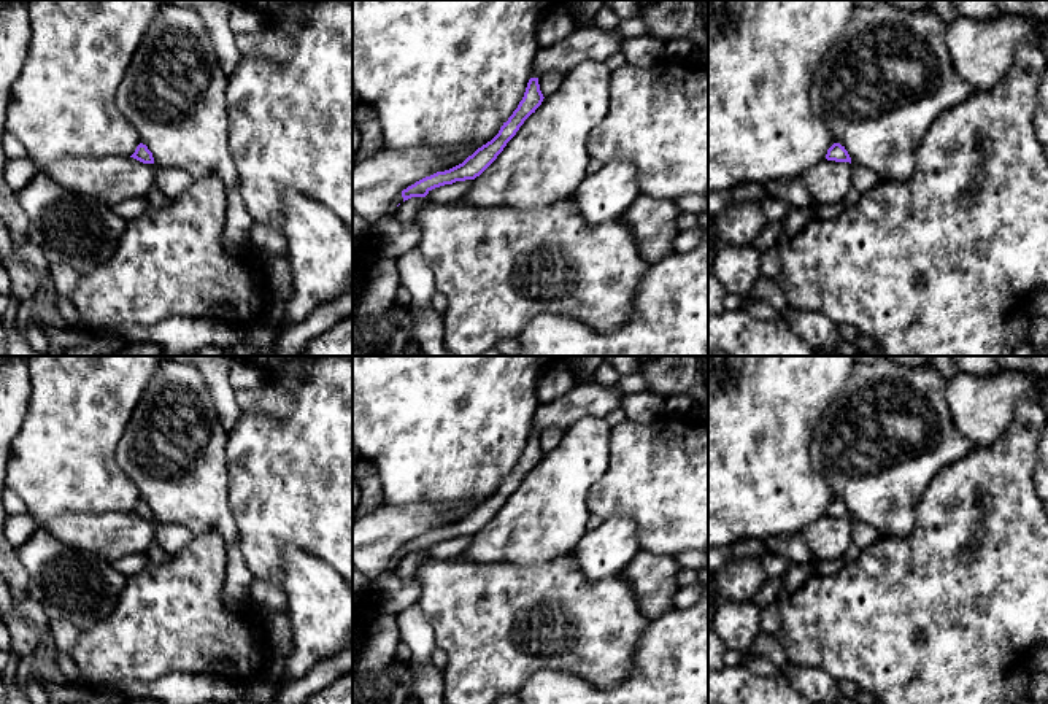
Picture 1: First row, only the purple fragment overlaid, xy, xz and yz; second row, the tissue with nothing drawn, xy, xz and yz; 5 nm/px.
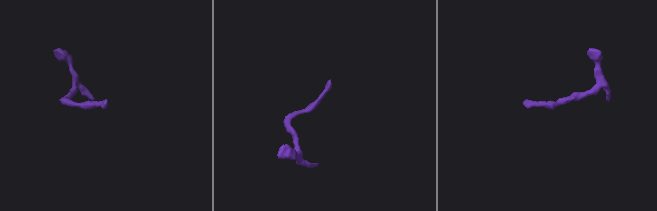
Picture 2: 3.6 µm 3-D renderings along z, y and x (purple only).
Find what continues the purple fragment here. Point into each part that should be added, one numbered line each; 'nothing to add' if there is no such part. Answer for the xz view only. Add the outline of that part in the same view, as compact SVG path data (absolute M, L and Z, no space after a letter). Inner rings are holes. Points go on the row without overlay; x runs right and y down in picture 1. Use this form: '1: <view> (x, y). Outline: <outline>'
1: xz (545, 517). Outline: M589 416L568 426L561 443L543 455L457 558L481 564L537 566L572 553L586 532L589 491L608 469L610 439L611 427L605 418Z

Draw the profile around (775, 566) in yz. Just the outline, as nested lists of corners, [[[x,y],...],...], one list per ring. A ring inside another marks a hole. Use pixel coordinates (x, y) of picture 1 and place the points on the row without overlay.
[[[765,550],[764,556],[761,558],[762,566],[767,574],[767,580],[780,578],[786,574],[789,561],[770,550]]]

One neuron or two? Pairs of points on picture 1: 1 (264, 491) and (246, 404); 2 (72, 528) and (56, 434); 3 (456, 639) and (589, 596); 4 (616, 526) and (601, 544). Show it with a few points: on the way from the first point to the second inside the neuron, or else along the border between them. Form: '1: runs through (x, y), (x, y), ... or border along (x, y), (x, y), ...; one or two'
1: border along (243, 410), (259, 409), (285, 420); two
2: border along (107, 512), (62, 512), (37, 523); two
3: runs through (489, 622), (507, 622), (537, 599), (556, 598); one
4: runs through (613, 531), (605, 539); one

